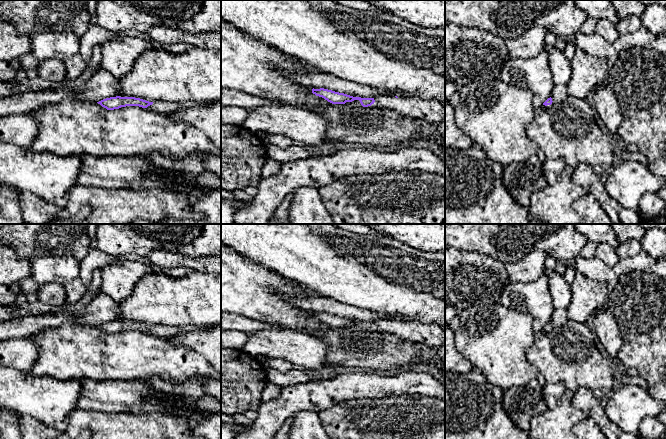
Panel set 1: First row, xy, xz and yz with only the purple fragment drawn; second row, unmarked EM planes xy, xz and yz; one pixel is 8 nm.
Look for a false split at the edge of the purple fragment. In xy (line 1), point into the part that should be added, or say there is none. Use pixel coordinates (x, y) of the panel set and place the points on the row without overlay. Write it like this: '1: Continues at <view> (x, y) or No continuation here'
1: Continues at xy (162, 331)

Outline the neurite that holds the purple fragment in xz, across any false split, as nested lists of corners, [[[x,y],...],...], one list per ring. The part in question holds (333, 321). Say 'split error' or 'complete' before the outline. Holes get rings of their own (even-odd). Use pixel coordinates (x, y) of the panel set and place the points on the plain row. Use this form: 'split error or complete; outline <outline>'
split error; outline [[[320,312],[312,313],[312,317],[322,321],[332,328],[345,328],[359,324],[363,331],[377,330],[394,334],[404,340],[440,348],[445,344],[445,329],[435,324],[422,324],[418,322],[402,322],[397,320],[378,320],[375,322],[353,321],[344,317]]]

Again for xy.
split error; outline [[[110,321],[103,323],[99,326],[102,331],[107,334],[119,333],[126,330],[139,330],[142,332],[148,332],[157,335],[162,338],[168,338],[176,334],[189,333],[198,329],[209,329],[207,326],[184,326],[184,327],[173,327],[173,326],[149,326],[140,322],[135,321]]]

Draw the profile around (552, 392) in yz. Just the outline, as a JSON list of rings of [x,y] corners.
[[[546,383],[543,387],[543,394],[545,397],[545,403],[548,409],[553,409],[560,397],[564,396],[565,385],[562,383]]]

